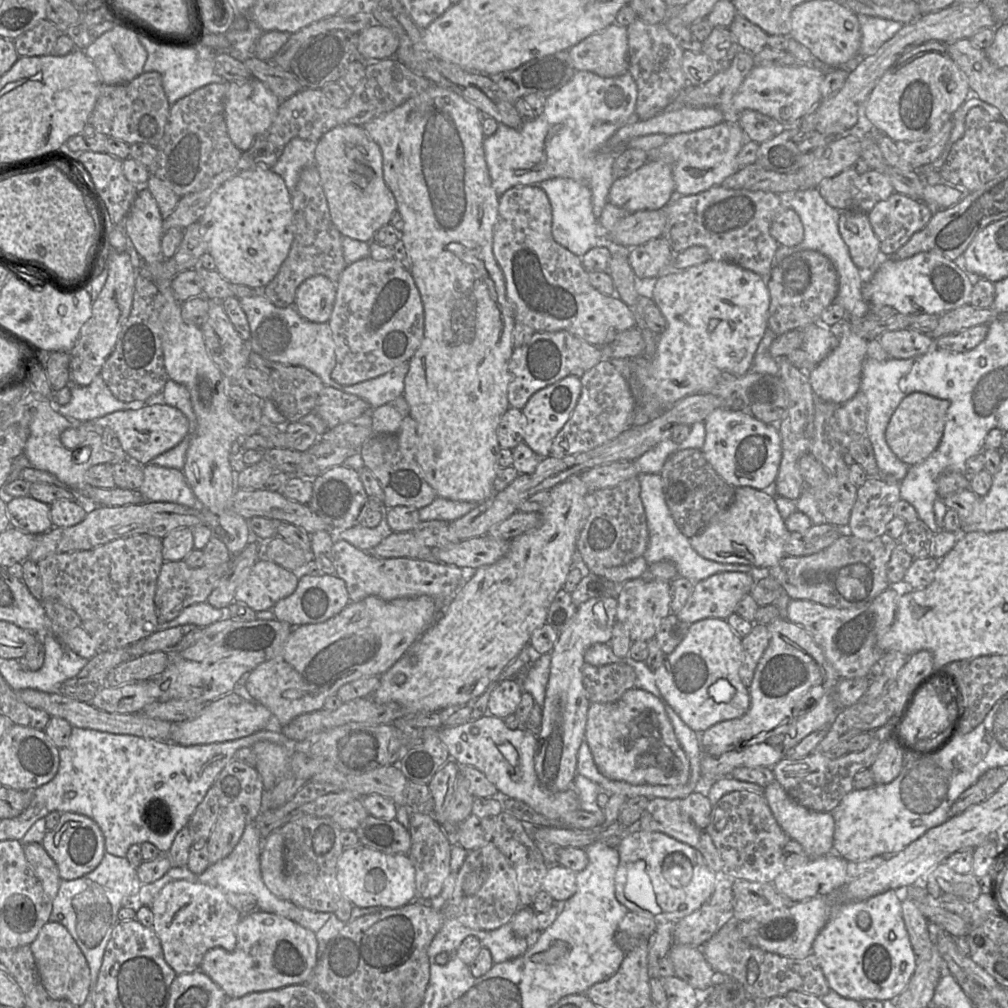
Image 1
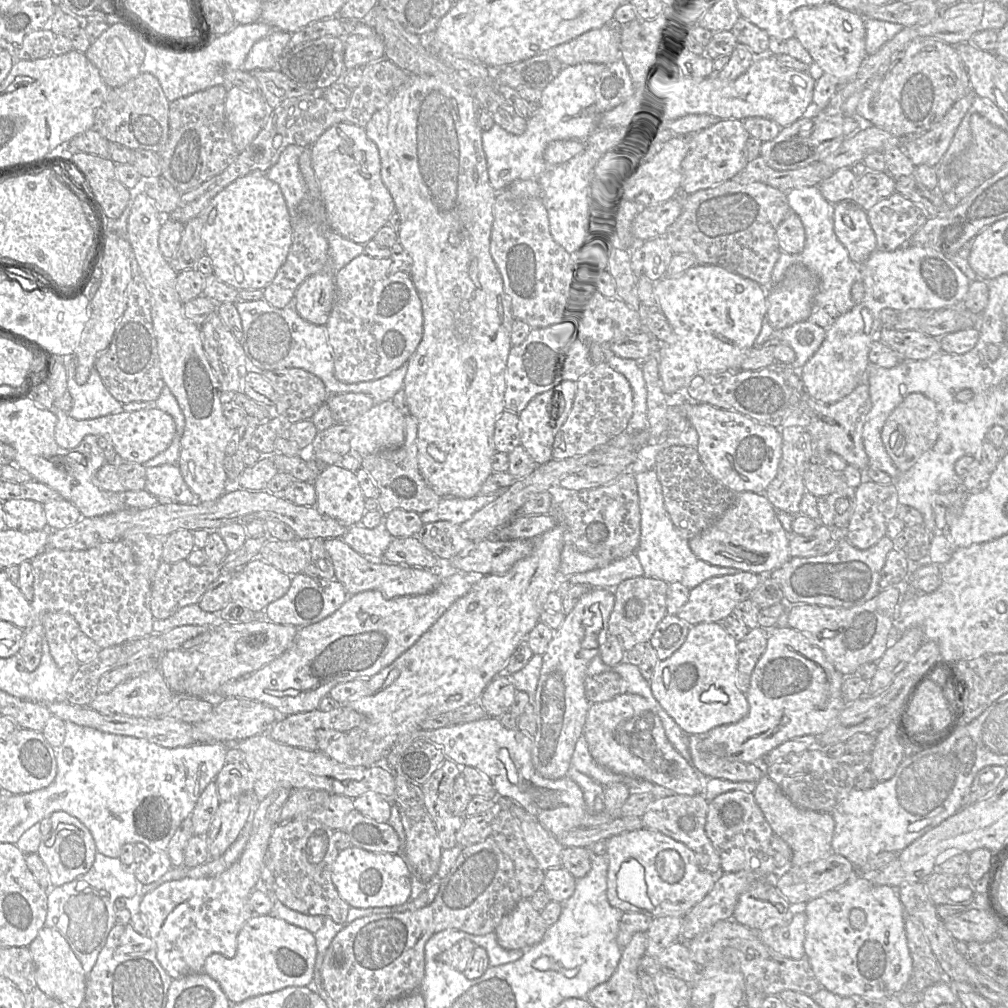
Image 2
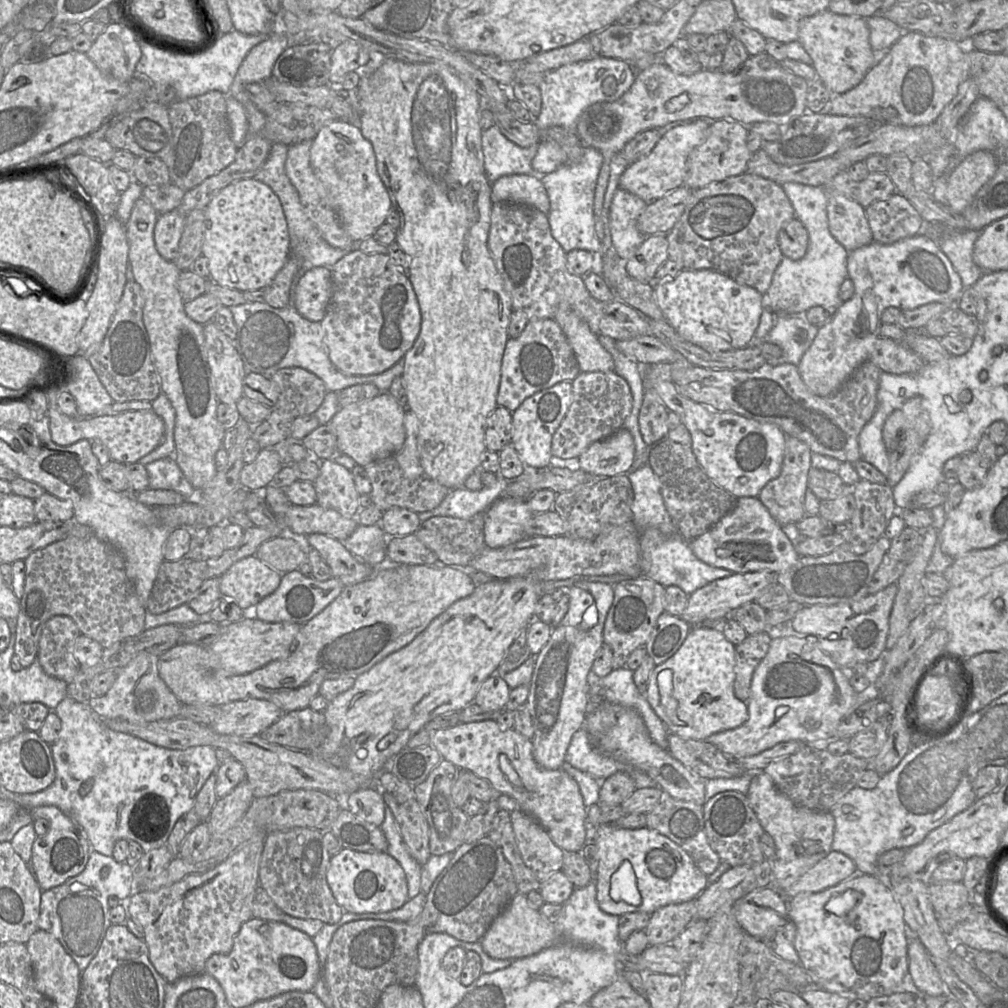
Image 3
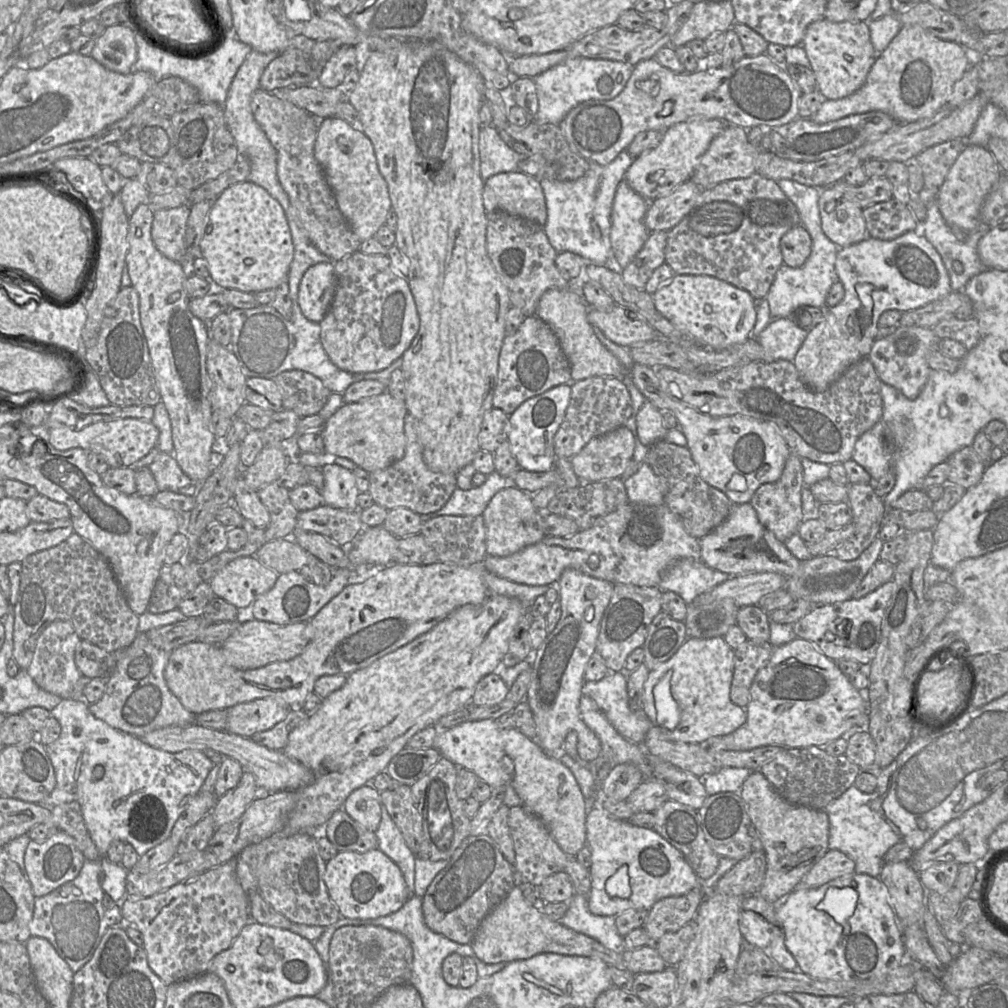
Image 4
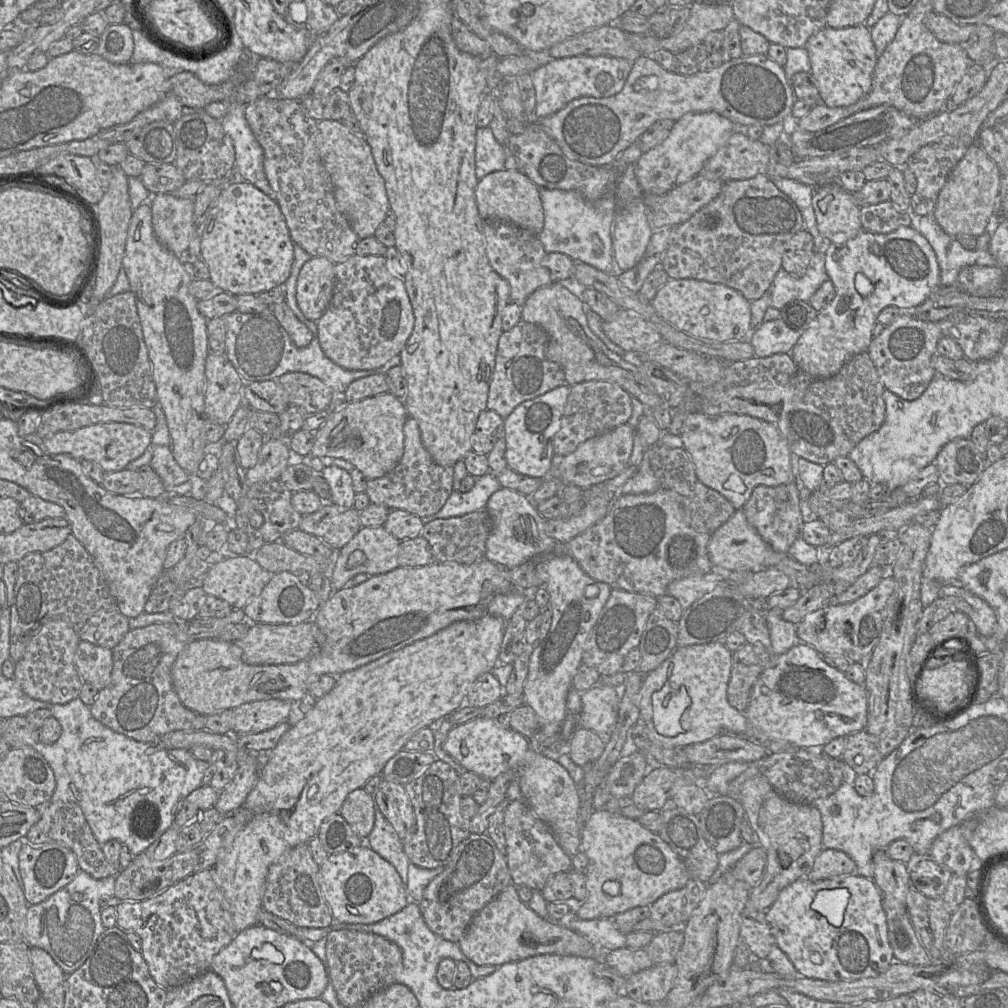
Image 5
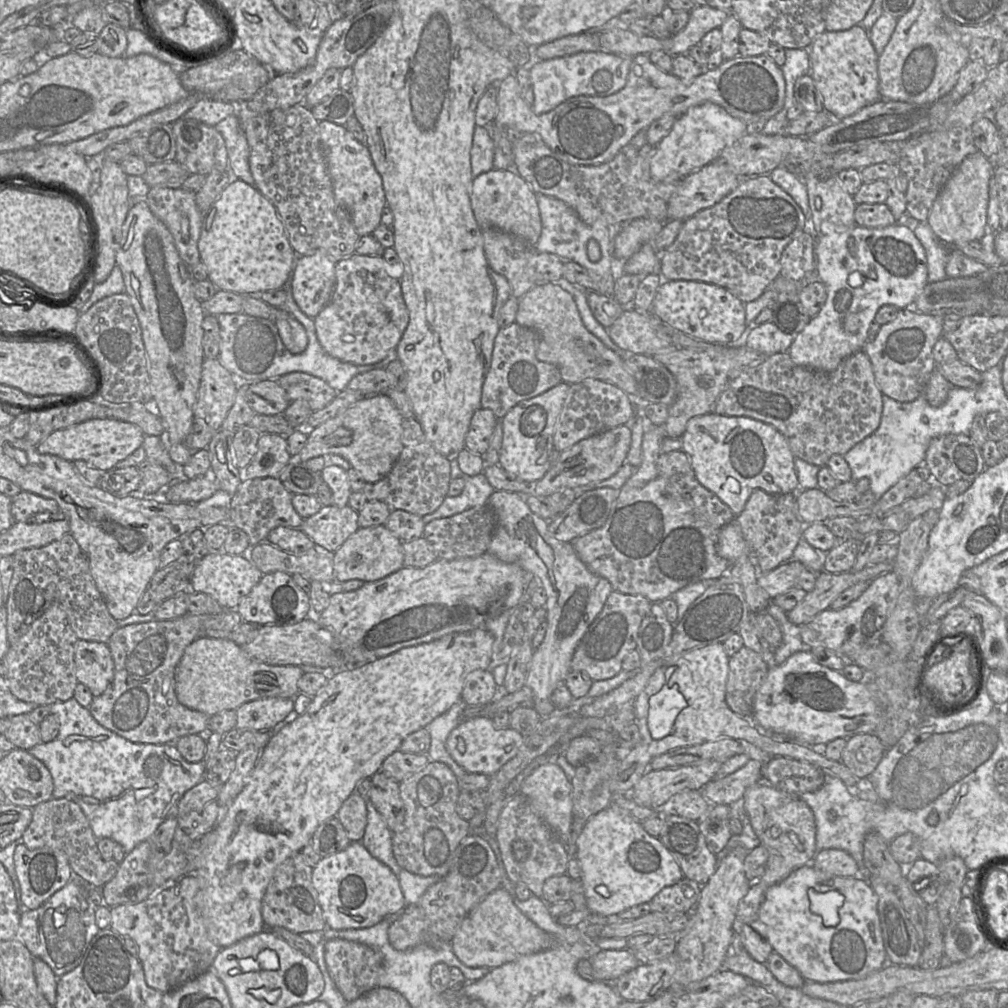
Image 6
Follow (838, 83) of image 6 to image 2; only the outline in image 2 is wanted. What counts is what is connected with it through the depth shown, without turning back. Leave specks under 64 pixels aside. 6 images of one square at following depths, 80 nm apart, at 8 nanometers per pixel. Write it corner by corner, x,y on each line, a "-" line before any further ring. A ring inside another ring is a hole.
834,2
820,6
804,6
790,14
795,37
812,56
813,61
827,74
839,81
839,86
857,74
866,52
866,30
863,15
839,7

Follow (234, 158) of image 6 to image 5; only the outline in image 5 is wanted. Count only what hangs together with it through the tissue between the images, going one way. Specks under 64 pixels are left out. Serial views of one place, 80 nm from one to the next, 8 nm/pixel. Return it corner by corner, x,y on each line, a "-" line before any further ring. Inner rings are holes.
229,102
229,110
221,119
223,130
231,137
235,150
235,173
236,179
245,180
264,192
271,199
275,200
275,193
266,178
264,172
264,152
255,138
244,114
245,106
241,102

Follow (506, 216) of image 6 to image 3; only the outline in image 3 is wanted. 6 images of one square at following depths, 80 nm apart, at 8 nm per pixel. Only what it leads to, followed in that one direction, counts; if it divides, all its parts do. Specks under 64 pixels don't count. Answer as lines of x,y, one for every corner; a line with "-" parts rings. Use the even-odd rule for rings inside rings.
532,175
500,177
491,186
491,201
524,204
545,214
550,210
550,201
544,185

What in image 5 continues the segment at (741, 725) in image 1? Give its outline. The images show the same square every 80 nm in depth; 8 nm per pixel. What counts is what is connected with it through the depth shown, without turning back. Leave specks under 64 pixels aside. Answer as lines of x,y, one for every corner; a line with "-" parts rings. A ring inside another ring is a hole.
800,643
784,654
773,656
755,682
748,708
746,737
757,743
788,743
798,748
825,746
837,737
847,737
866,728
868,695
864,685
848,680
842,671
829,666
809,644

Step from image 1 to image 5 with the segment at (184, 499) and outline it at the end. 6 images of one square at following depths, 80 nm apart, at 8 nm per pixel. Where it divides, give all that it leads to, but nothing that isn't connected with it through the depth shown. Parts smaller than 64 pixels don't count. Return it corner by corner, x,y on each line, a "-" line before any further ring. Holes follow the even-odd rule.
151,444
150,447
152,447
152,458
149,464
162,480
166,494
170,488
186,483
190,479
190,474
174,459
170,446

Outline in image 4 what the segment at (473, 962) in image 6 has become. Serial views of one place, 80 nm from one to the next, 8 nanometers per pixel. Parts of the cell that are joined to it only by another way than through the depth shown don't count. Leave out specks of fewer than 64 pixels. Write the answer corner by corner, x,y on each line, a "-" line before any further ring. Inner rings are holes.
514,886
510,893
482,920
470,945
475,956
486,964
510,963
541,953
558,953
599,958
608,966
619,970
626,969
622,953
606,948
597,940
576,932
559,921
549,919
540,908
525,900
519,886

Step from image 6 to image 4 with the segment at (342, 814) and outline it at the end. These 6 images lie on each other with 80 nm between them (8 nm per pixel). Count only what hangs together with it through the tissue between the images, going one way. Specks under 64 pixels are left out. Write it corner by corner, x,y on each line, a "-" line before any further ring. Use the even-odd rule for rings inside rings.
369,784
354,790
342,809
356,822
375,832
381,821
381,806
380,792

